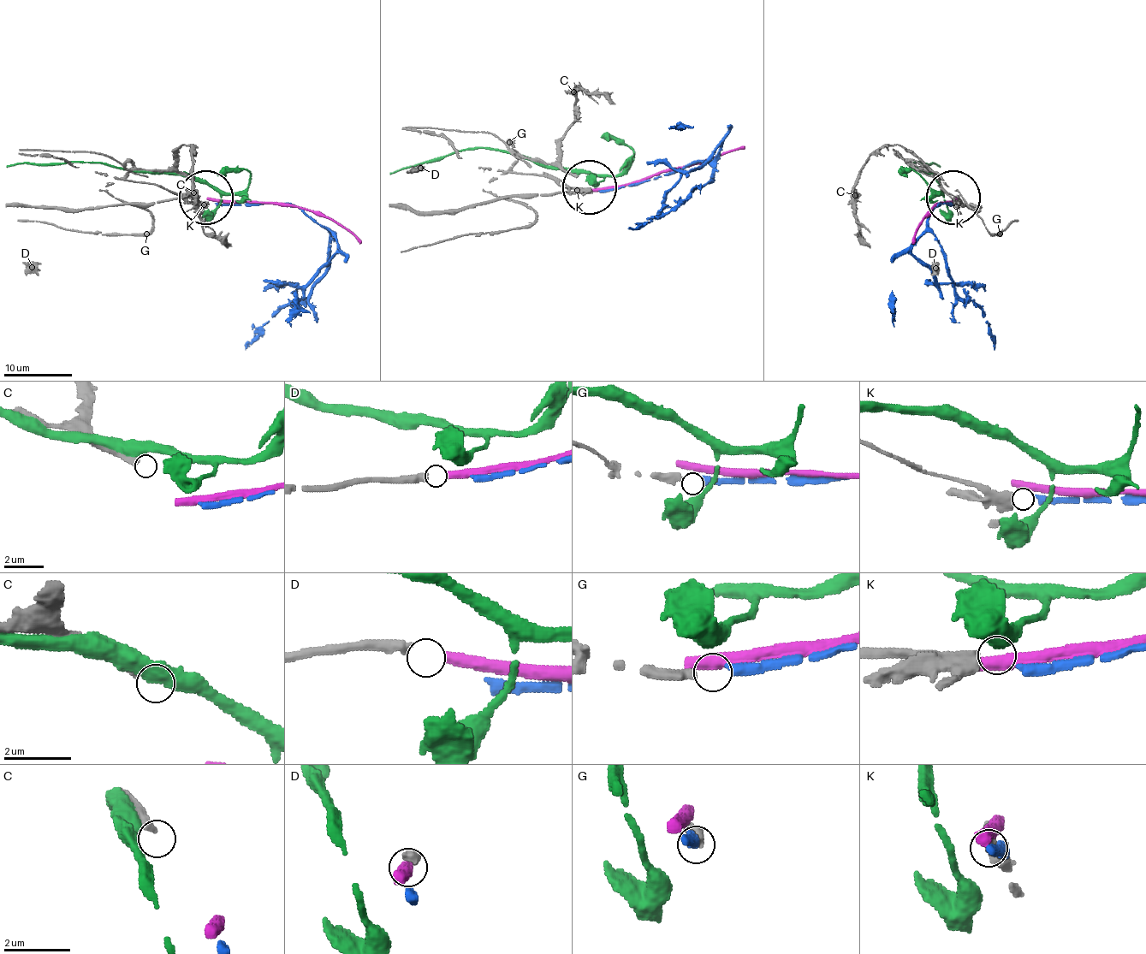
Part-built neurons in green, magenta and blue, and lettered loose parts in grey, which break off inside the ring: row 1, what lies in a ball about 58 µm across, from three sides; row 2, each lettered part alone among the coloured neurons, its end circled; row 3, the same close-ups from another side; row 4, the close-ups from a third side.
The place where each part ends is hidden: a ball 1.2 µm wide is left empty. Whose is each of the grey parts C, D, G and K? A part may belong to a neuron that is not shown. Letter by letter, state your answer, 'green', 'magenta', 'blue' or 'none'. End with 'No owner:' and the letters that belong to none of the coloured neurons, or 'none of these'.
C: none
D: magenta
G: blue
K: none
No owner: C, K

